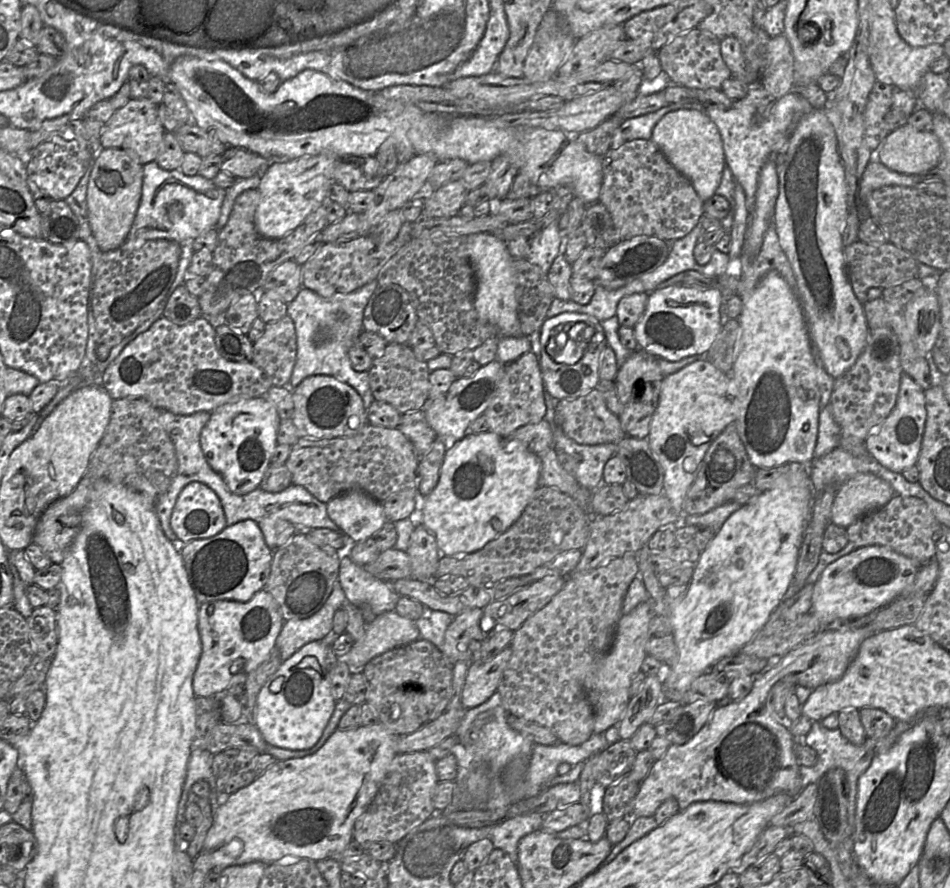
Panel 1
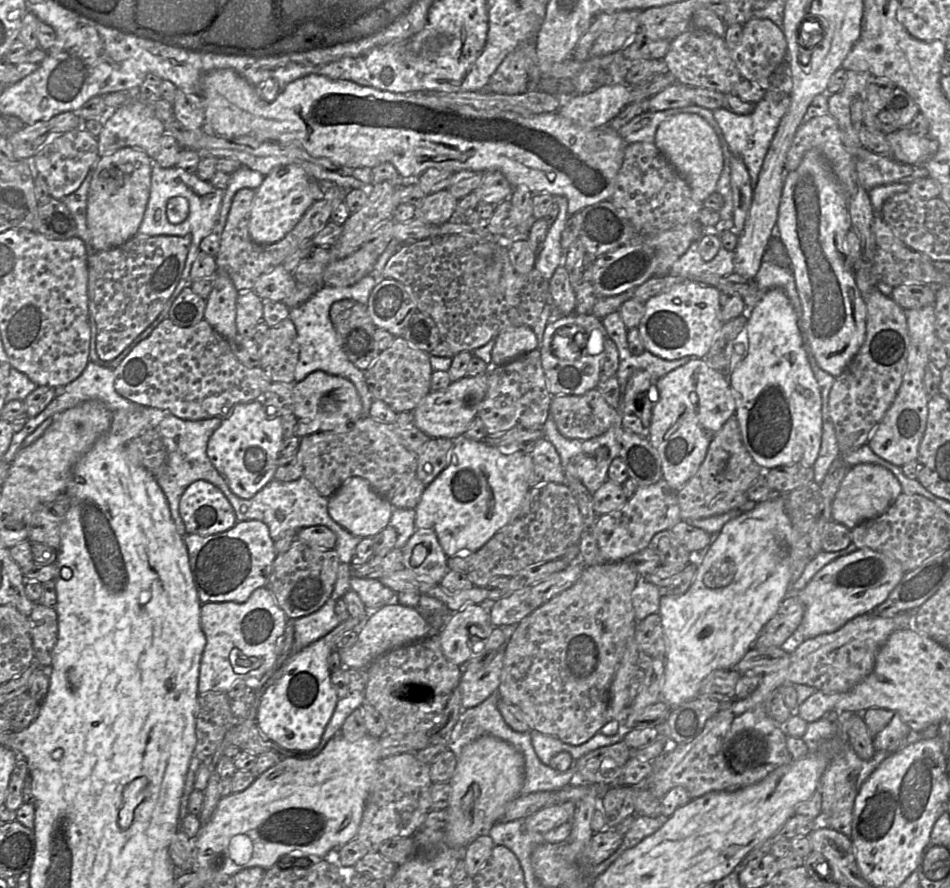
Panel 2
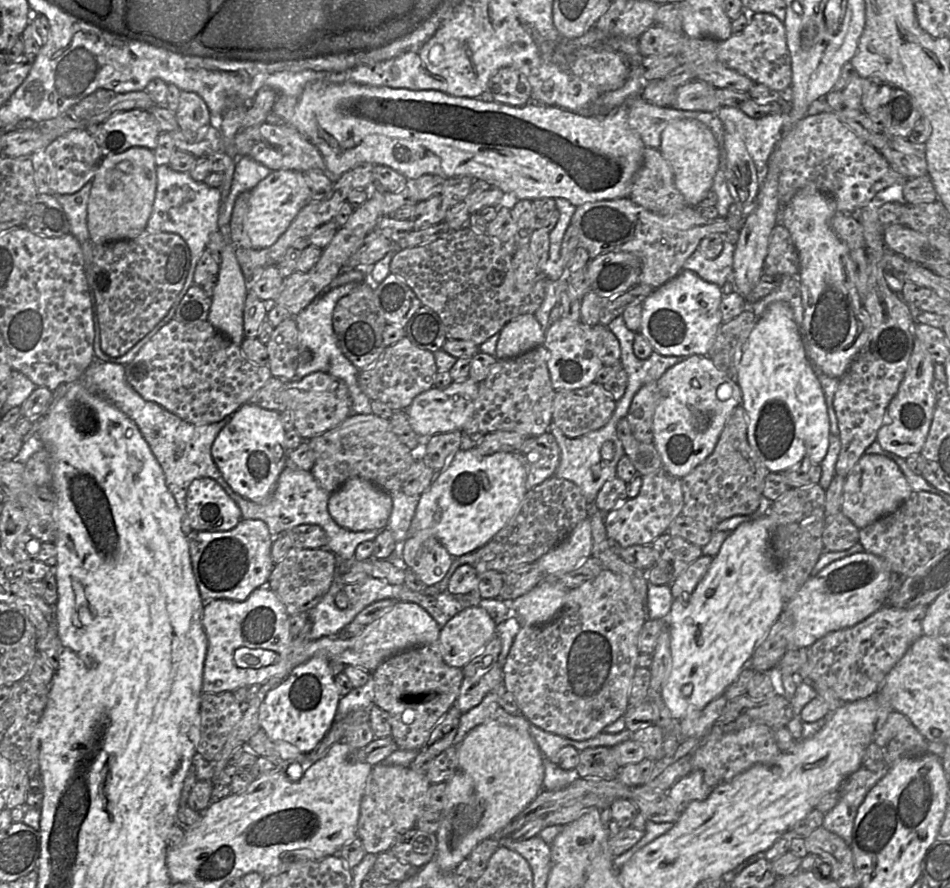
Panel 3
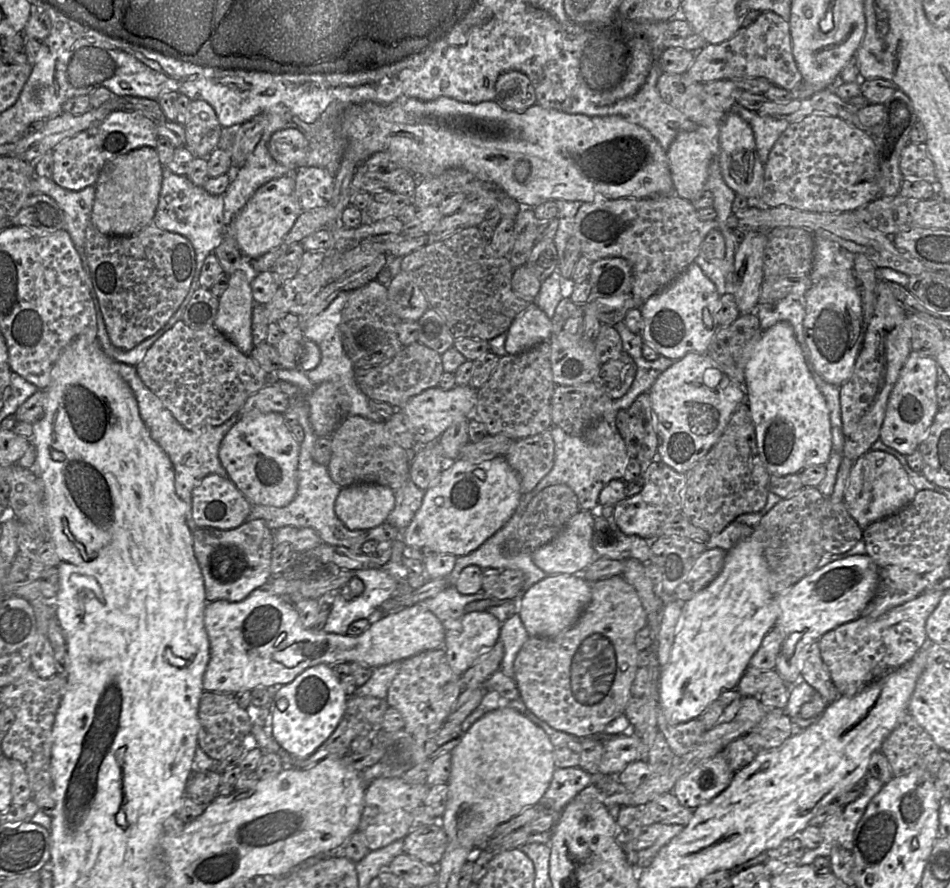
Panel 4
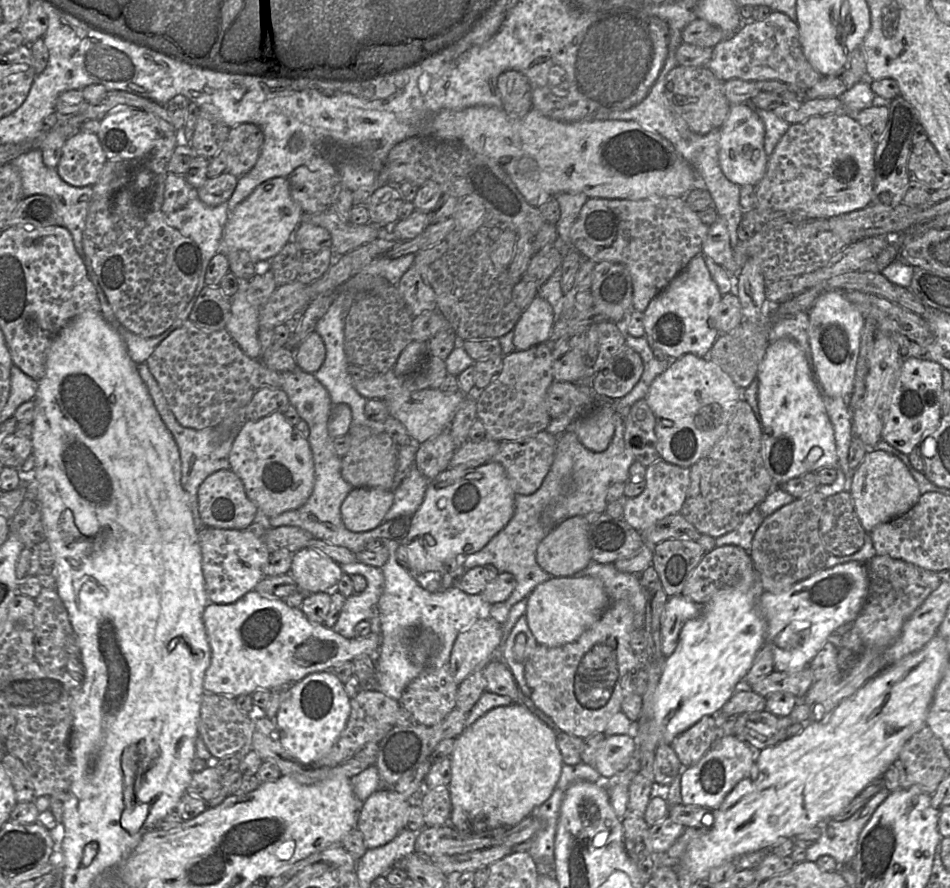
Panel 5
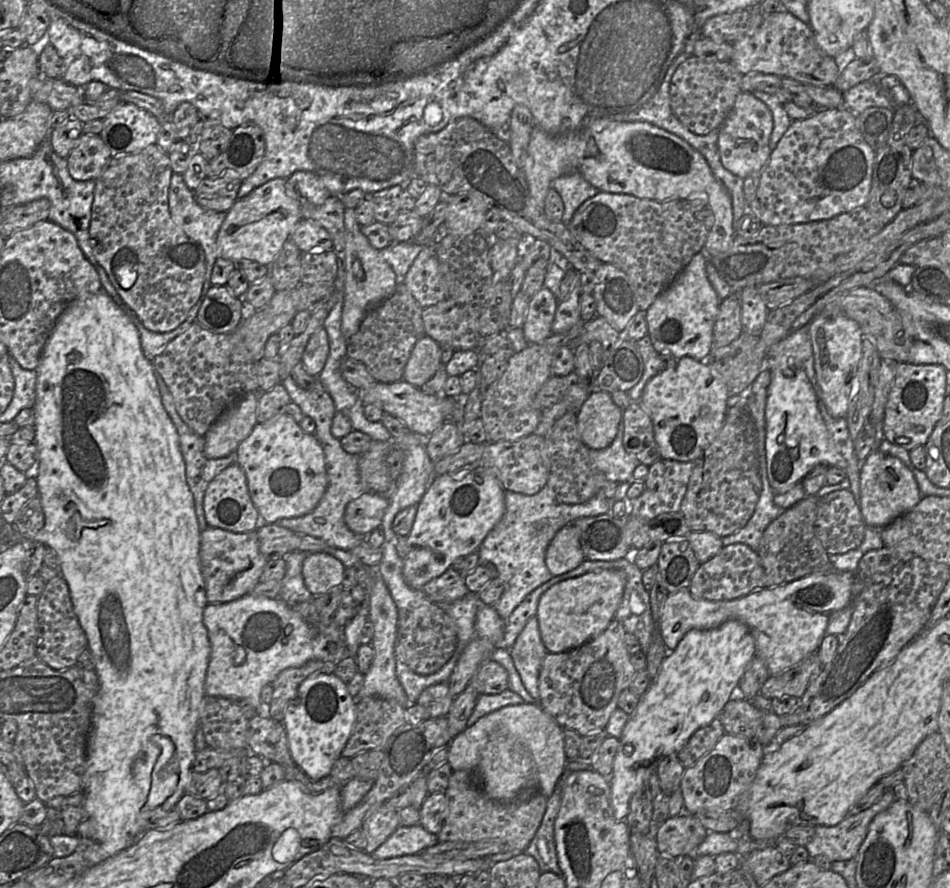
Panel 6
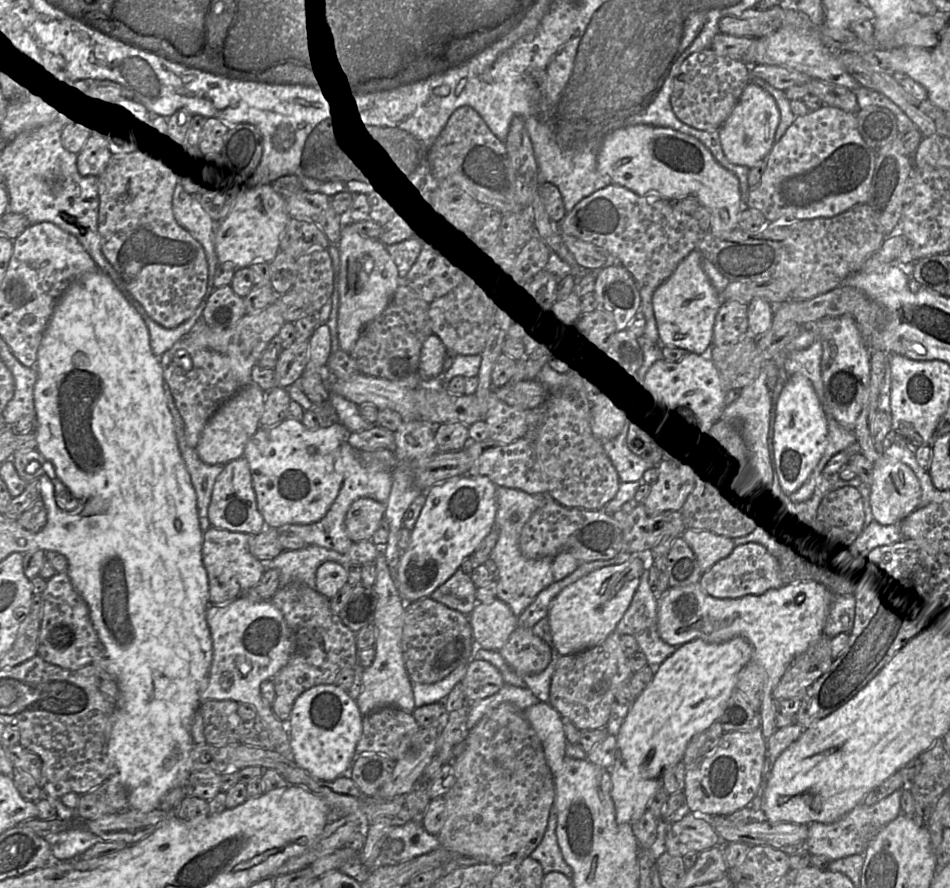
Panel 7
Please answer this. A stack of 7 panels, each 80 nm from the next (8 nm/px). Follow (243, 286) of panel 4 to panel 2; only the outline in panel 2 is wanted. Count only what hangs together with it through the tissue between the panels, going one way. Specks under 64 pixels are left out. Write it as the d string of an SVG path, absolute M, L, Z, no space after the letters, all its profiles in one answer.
M217 272L214 278L204 319L224 338L234 338L239 335L236 326L236 302L240 292L226 272Z

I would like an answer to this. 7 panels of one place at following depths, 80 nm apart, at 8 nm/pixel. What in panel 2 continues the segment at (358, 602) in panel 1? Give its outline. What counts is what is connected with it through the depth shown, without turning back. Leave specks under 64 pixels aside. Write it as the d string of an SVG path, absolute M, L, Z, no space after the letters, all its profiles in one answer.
M351 576L349 583L350 589L358 594L369 613L397 603L397 593L383 585L379 579Z

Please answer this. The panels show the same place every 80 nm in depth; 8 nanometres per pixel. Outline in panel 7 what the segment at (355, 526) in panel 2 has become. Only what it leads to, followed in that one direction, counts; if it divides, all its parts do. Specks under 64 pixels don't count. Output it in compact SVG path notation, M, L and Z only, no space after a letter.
M359 498L349 507L345 528L349 538L354 542L371 540L374 532L384 518L385 504L371 498Z

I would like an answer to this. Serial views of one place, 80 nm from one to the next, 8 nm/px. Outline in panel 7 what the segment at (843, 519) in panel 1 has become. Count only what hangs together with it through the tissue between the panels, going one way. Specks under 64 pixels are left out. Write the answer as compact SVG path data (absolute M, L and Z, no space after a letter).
M885 455L873 464L870 504L874 520L883 525L899 524L919 507L920 500L919 481L908 465Z

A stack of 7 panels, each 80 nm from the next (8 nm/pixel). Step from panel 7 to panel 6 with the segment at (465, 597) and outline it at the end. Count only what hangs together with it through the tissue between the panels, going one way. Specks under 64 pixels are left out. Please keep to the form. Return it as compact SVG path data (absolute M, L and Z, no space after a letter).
M448 568L422 588L429 600L435 604L448 604L469 593L463 578L457 570Z

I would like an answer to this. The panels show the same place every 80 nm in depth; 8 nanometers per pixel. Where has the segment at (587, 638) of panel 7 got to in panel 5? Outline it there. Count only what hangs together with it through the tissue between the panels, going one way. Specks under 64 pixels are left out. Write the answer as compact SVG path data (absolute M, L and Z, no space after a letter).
M552 576L529 594L524 616L539 645L559 647L577 640L599 620L610 602L602 583L593 577Z

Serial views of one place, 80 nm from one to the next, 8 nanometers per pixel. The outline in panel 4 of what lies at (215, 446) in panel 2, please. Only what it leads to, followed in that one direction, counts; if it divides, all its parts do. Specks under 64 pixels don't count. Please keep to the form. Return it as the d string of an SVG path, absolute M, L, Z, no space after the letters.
M250 412L239 419L223 438L219 459L228 478L253 505L287 506L296 496L300 444L279 412Z

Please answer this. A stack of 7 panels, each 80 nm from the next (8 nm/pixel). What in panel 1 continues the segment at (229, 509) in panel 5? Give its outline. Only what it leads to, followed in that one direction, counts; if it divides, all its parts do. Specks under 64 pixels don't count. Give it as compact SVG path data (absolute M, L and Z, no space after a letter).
M194 481L179 494L170 518L176 537L184 543L217 535L226 528L225 514L216 493Z

